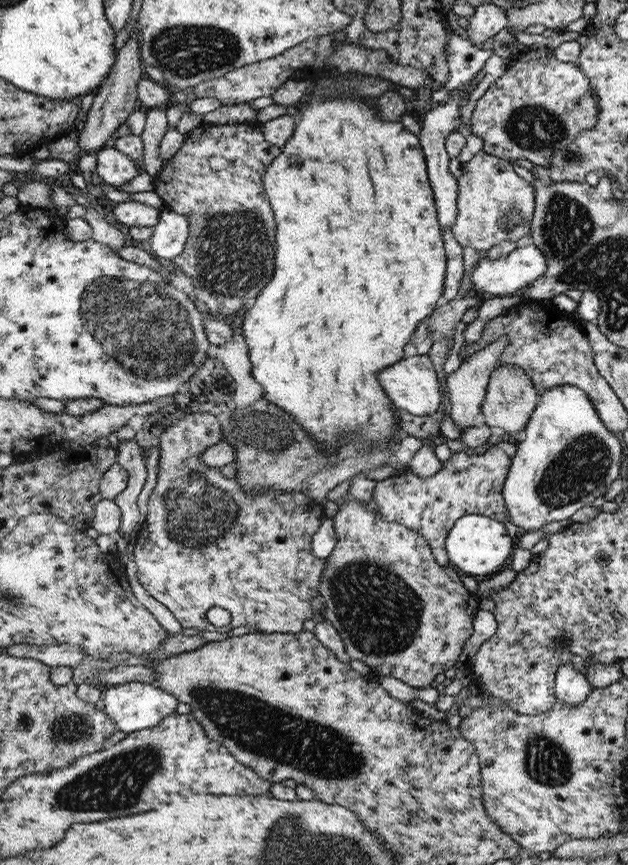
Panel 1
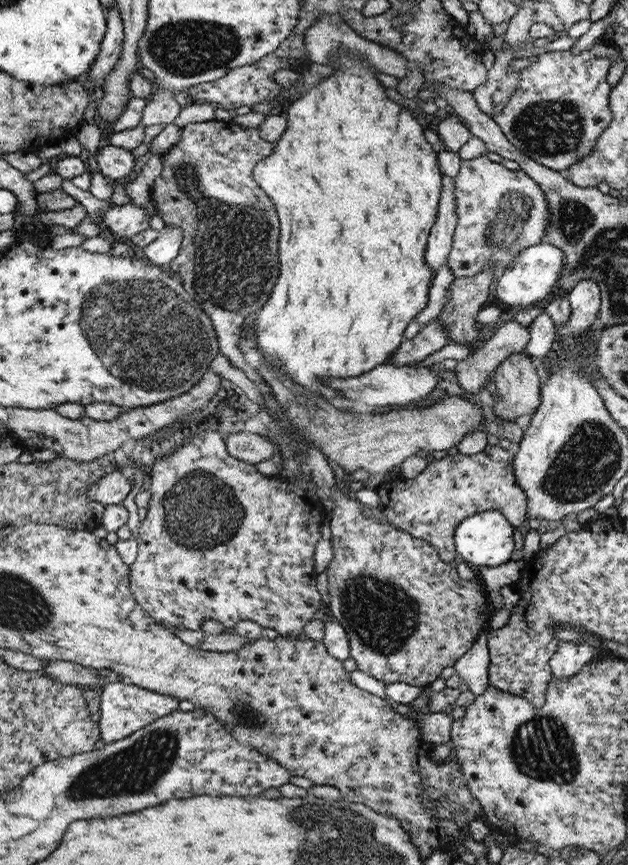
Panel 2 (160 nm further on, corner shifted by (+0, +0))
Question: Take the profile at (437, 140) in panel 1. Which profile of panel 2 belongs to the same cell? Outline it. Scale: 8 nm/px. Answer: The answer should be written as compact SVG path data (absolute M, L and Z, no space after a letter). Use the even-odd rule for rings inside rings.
M443 176L442 193L440 193L439 214L432 228L432 240L428 240L427 265L432 272L438 272L447 262L457 225L456 197L454 197L454 178Z

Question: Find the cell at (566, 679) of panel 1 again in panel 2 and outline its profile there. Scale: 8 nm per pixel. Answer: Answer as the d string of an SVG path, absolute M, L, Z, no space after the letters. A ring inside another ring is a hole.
M560 641L559 647L551 656L551 669L560 680L579 673L590 660L593 660L594 649L584 642Z

